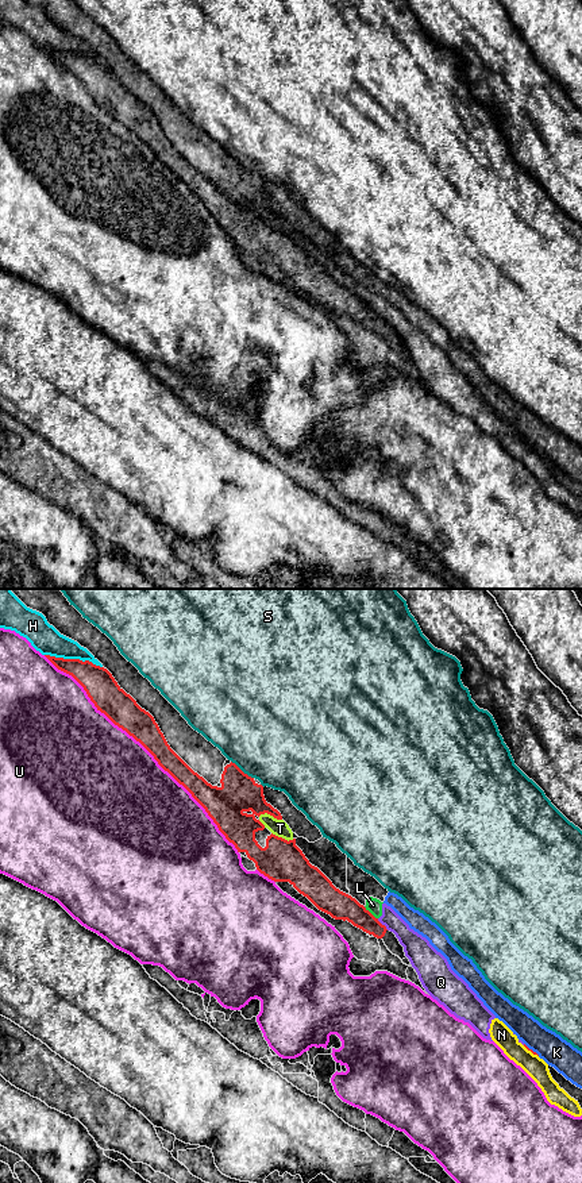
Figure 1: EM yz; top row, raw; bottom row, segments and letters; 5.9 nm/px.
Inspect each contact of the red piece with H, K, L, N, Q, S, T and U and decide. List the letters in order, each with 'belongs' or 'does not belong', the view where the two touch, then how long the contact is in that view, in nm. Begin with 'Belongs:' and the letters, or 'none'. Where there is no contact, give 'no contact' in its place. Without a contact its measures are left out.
Belongs: none
H: does not belong | yz | 360 nm
K: does not belong | yz | 120 nm
L: does not belong | yz | 120 nm
N: does not belong | yz | 120 nm
Q: does not belong | yz | 100 nm
S: does not belong | yz | 170 nm
T: does not belong | yz | 150 nm
U: does not belong | yz | 1650 nm

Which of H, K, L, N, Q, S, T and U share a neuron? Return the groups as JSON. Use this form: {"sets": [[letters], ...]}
{"sets": [["H"], ["K"], ["L", "N", "Q", "T"], ["S"], ["U"]]}

